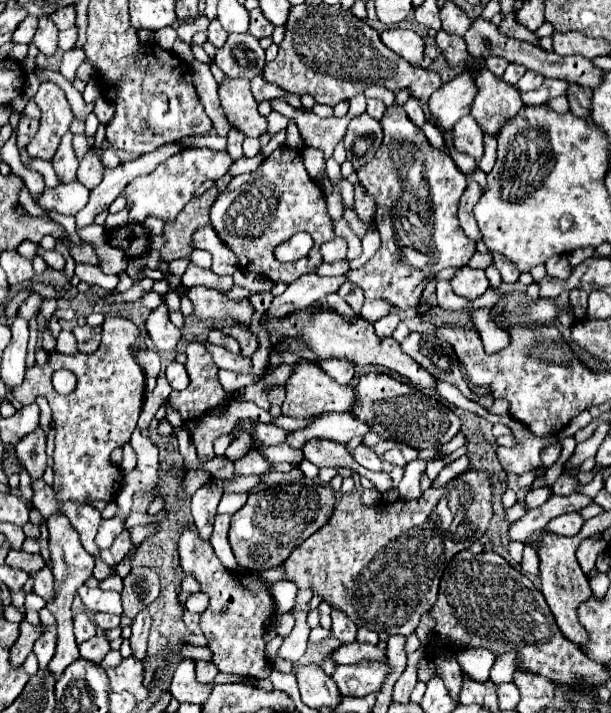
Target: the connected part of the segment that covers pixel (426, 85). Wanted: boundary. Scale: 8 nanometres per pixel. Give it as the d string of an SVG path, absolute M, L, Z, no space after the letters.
M340 4L292 6L284 28L286 32L282 44L278 46L276 60L268 62L262 72L262 78L266 82L276 84L278 88L296 96L310 94L316 104L326 106L336 106L342 100L350 100L372 84L386 86L394 92L398 92L400 88L410 88L410 96L420 100L428 120L428 98L442 86L440 74L422 66L412 66L396 56L382 44L374 28L356 18L352 12L344 12Z

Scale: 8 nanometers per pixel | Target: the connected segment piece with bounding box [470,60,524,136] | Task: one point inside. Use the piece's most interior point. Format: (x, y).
(496, 102)

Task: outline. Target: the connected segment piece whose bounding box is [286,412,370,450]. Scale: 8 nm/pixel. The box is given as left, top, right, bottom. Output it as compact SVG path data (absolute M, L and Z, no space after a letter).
M344 412L344 414L320 414L308 428L296 430L288 434L288 444L296 450L302 450L306 440L312 438L328 438L340 444L346 444L352 436L364 436L370 428L366 422L358 420L356 416Z

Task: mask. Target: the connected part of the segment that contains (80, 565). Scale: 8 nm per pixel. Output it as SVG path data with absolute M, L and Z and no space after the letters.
M52 516L48 518L48 532L50 532L50 558L52 558L52 574L54 574L54 584L56 584L56 598L52 602L48 602L48 610L56 616L58 620L58 644L56 644L56 654L48 664L48 670L60 678L60 674L64 672L64 668L72 662L76 662L78 656L78 644L74 640L74 632L72 632L72 598L74 592L92 576L92 568L94 568L94 558L82 548L78 536L74 536L74 530L68 526L68 520L62 516Z

